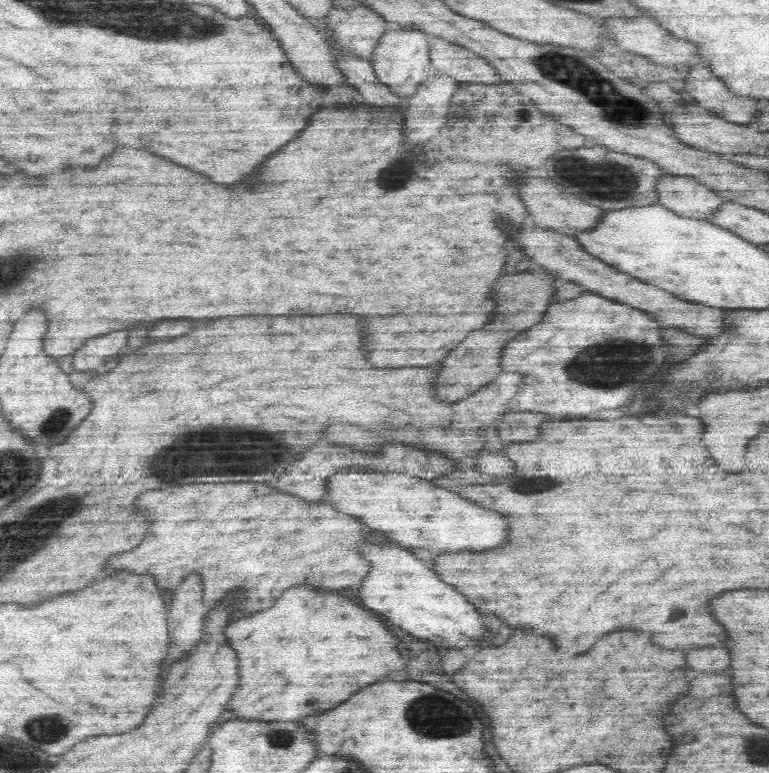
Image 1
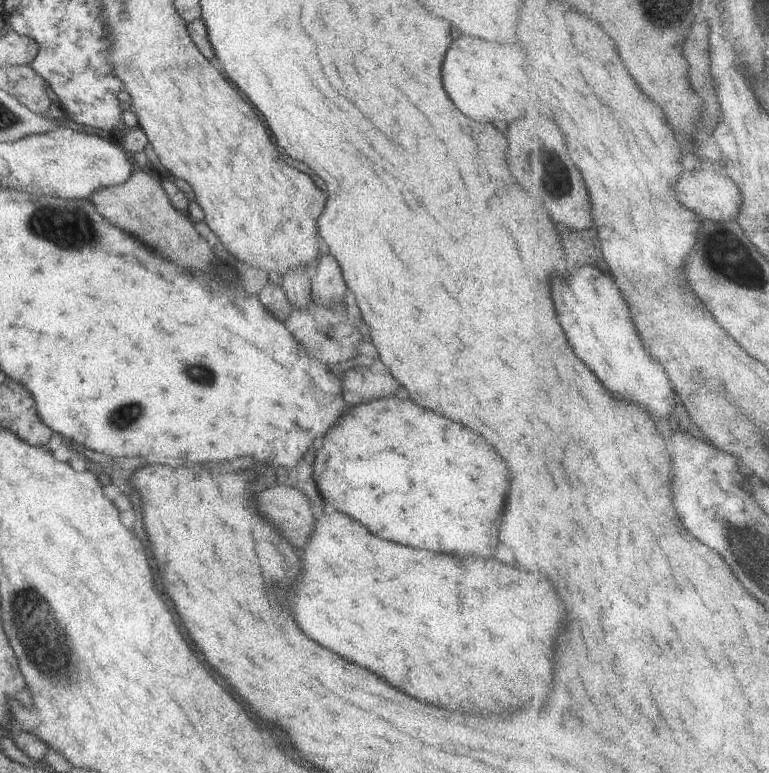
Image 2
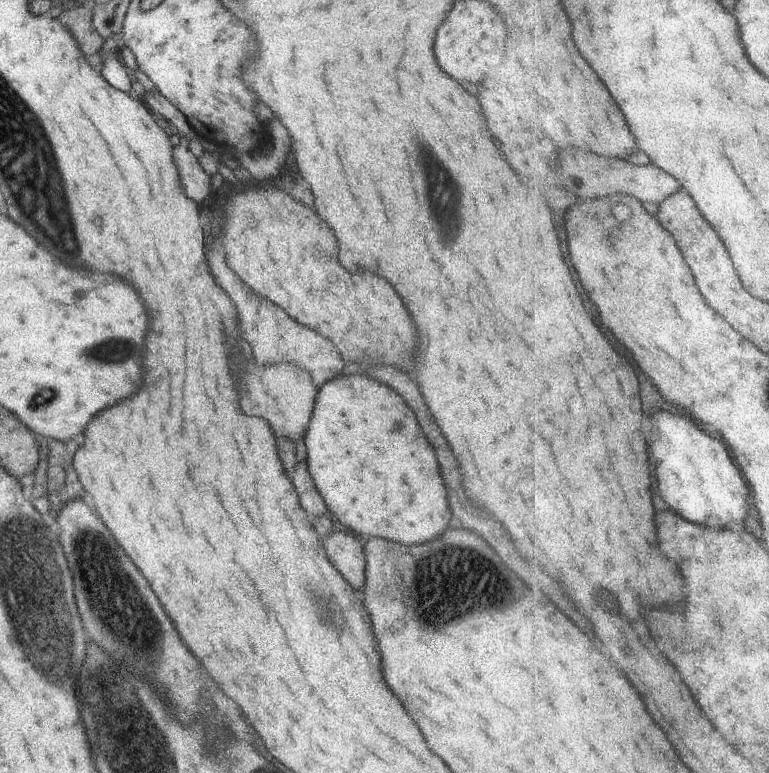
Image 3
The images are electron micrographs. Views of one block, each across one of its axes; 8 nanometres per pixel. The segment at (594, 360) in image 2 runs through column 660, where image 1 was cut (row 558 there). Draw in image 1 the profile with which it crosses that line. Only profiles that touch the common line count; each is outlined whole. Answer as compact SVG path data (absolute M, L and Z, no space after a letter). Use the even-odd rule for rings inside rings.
M362 544L358 546L358 554L370 562L370 570L356 590L364 608L374 610L376 614L386 612L382 618L390 624L400 626L418 638L432 640L436 646L444 642L446 646L464 648L470 646L472 640L488 636L472 604L468 604L452 586L442 582L438 574L424 566L424 562L416 560L410 552L386 544Z

